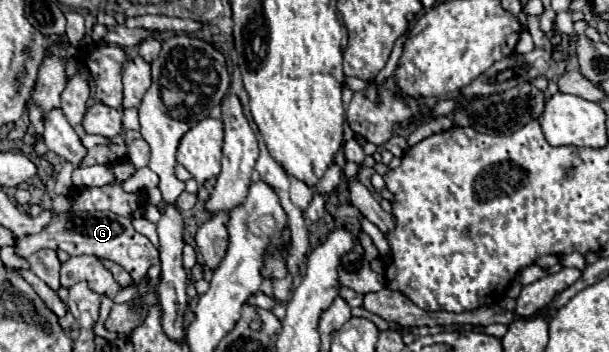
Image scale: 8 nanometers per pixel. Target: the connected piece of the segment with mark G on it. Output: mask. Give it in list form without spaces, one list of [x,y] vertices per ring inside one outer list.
[[[66,212],[58,214],[52,218],[52,222],[38,234],[30,234],[24,238],[18,238],[16,244],[16,254],[20,258],[28,258],[32,252],[38,252],[42,248],[52,248],[52,250],[64,250],[70,256],[98,256],[112,260],[120,264],[132,278],[134,282],[140,282],[148,268],[158,260],[158,250],[152,246],[152,242],[134,232],[132,220],[116,216],[114,212]]]

